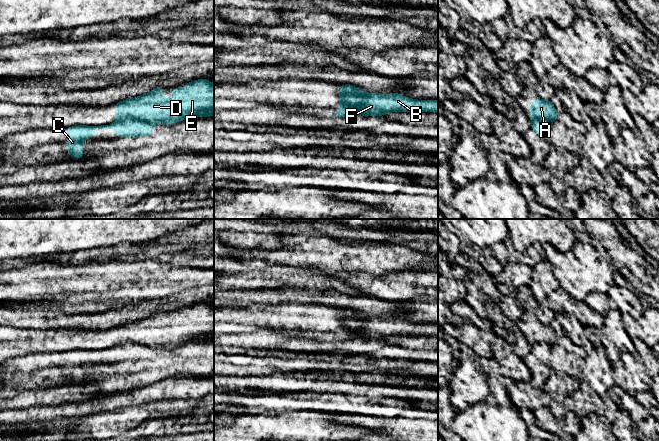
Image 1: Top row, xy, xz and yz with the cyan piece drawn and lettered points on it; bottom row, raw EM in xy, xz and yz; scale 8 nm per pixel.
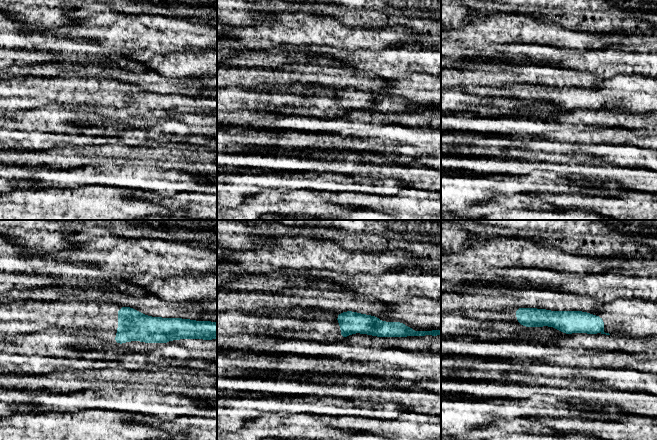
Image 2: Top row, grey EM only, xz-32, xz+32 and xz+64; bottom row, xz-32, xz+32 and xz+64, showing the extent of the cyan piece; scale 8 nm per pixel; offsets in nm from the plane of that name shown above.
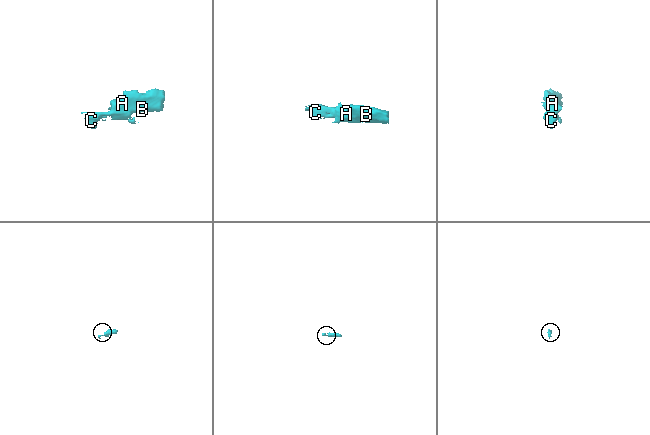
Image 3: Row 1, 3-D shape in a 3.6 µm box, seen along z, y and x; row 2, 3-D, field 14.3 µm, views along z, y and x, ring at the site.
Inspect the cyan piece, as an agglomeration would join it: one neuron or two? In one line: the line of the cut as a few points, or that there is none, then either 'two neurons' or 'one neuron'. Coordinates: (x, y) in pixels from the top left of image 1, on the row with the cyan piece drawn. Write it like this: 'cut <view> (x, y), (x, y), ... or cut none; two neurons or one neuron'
cut xz (363, 94), (357, 91), (349, 91), (344, 94), (341, 101); two neurons

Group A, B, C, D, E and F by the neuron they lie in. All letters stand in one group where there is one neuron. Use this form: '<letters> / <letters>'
A B D E F / C

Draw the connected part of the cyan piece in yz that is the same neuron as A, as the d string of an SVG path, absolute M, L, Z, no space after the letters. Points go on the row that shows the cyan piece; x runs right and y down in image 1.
M536 98L530 104L530 119L548 119L551 122L557 120L559 113L556 111L554 105L550 100L543 100L542 98Z

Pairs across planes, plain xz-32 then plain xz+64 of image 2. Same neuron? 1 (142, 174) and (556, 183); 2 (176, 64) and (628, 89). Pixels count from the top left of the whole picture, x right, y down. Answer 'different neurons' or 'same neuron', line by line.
1: same neuron
2: different neurons

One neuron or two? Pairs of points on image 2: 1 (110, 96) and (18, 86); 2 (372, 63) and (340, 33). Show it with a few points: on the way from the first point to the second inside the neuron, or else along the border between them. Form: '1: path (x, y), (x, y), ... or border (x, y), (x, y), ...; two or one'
1: path (87, 91), (41, 90); one
2: border (333, 46), (348, 49), (375, 50); two

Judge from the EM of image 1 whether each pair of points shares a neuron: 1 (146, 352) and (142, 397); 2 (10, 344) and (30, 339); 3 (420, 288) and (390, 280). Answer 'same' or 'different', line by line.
1: different
2: same
3: same

